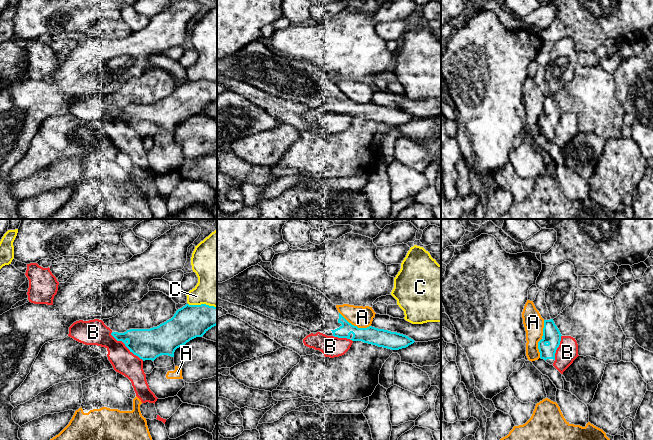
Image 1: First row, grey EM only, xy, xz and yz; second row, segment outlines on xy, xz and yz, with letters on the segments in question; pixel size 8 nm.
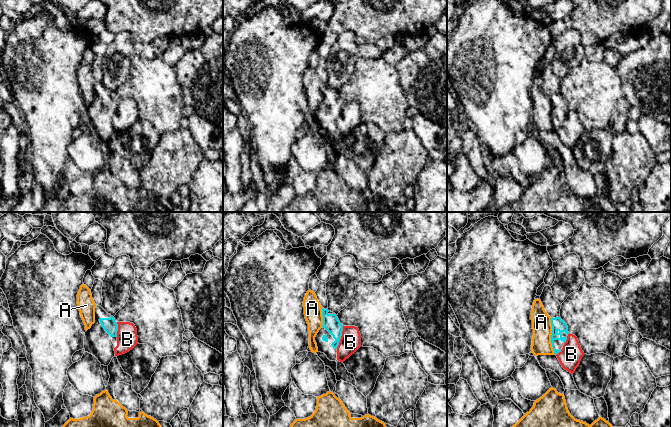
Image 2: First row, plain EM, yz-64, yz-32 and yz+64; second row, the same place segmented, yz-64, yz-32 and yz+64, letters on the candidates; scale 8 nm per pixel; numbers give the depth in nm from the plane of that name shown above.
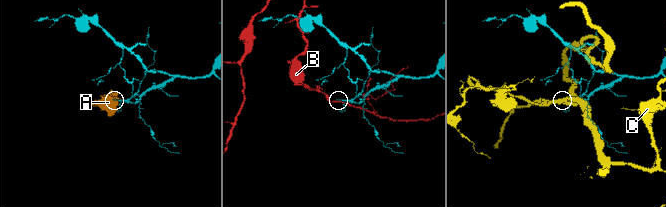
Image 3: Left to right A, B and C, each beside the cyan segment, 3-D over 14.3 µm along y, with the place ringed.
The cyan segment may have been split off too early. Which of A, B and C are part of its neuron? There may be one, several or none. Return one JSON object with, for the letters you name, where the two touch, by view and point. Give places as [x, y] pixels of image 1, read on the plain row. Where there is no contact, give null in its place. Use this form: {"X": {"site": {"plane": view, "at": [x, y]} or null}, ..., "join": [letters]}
{"join": []}

